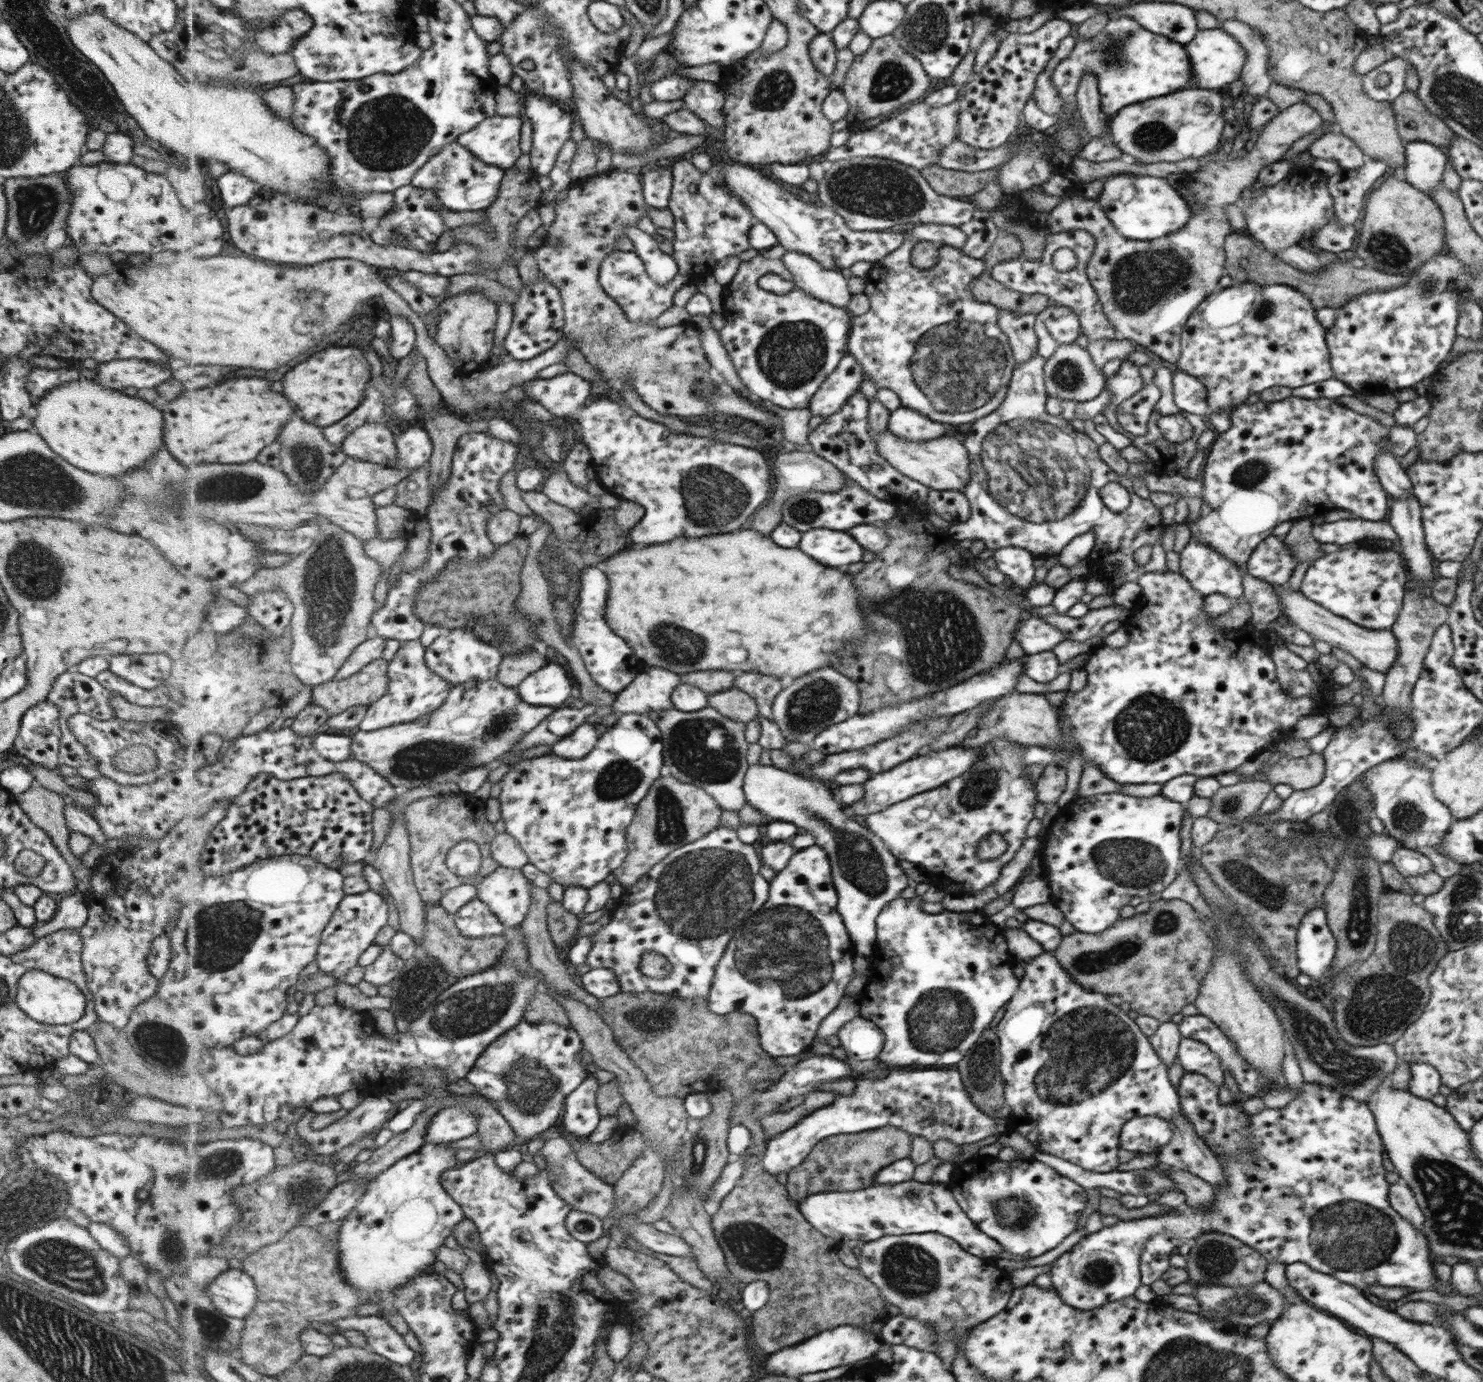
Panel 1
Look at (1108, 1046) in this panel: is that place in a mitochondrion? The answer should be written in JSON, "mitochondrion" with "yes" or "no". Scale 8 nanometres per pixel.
{"mitochondrion":"yes"}

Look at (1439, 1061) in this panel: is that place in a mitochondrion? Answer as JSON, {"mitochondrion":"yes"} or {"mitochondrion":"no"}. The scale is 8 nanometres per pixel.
{"mitochondrion":"no"}

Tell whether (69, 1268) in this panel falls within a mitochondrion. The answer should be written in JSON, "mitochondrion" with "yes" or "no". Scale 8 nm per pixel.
{"mitochondrion":"yes"}

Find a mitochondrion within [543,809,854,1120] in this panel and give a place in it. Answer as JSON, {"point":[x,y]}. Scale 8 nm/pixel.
{"point":[701,895]}

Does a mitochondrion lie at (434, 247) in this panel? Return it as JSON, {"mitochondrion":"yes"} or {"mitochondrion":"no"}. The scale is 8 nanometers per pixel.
{"mitochondrion":"no"}

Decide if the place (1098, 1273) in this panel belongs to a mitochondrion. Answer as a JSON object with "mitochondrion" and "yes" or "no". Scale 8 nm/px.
{"mitochondrion":"yes"}

